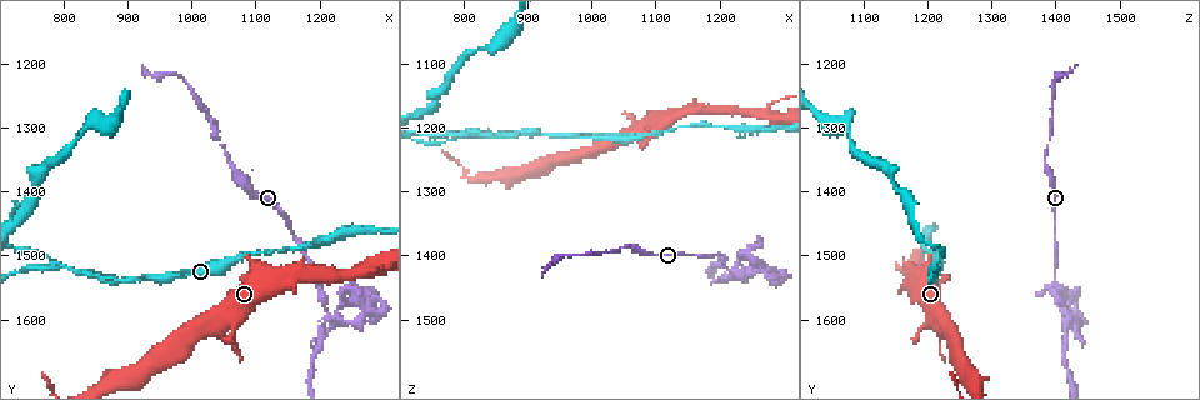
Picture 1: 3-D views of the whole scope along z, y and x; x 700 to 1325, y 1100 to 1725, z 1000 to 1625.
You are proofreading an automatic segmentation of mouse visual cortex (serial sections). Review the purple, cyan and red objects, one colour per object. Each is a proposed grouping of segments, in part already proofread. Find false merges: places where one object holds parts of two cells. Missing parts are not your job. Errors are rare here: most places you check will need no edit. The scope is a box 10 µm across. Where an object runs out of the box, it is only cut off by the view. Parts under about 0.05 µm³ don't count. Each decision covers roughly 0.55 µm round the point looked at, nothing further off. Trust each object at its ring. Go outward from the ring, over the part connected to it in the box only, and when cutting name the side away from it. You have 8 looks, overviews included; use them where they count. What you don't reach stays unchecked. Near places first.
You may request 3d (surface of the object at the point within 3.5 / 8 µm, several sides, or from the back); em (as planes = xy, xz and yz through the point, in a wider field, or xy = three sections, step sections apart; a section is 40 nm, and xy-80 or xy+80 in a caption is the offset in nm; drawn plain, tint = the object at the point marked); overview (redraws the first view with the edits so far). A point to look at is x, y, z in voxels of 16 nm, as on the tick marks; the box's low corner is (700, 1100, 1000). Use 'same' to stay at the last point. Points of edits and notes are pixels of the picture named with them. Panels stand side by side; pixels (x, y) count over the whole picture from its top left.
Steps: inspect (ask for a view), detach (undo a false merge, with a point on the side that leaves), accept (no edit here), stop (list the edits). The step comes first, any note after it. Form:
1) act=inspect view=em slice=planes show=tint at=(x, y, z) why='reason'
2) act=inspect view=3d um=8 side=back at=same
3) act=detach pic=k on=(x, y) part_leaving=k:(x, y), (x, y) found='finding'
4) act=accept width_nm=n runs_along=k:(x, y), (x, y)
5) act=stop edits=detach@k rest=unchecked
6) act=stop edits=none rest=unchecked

act=inspect view=3d um=3.5 at=(1270, 1525, 1180) why='small branch off a trunk'

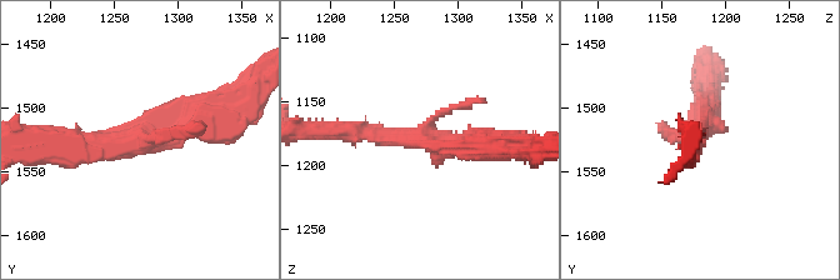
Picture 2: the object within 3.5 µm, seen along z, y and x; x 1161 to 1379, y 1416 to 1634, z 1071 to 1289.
act=inspect view=em slice=xy step=3 show=tint at=(1272, 1522, 1180) arms=3 arm_widths_nm=100,250,300

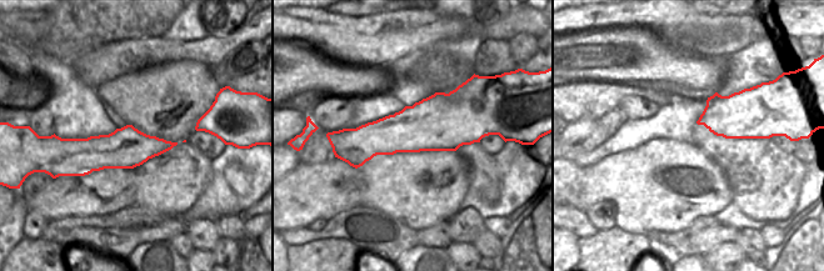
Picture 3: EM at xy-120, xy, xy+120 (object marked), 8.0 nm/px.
act=accept runs_along=2:(65, 139), (206, 135) found='one cell here'

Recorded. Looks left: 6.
act=inspect view=3d um=3.5 at=(1080, 1500, 1210) why='thick turns thin'

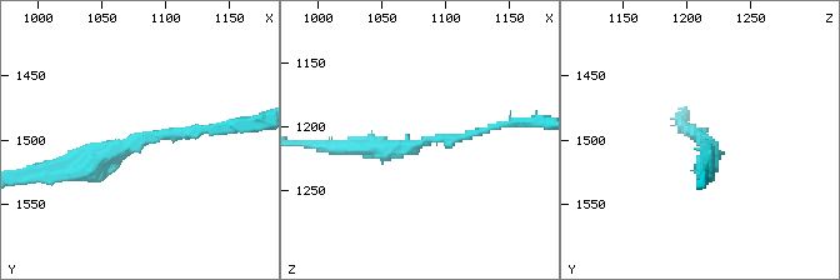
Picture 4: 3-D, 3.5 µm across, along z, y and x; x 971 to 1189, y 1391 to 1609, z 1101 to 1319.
act=inspect view=em slice=xy step=2 show=tint at=(1076, 1502, 1214) arm_widths_nm=100,250

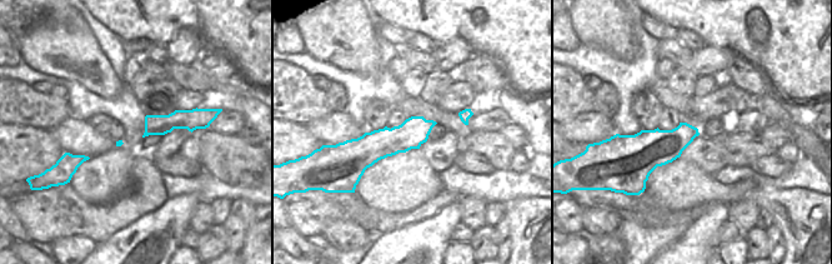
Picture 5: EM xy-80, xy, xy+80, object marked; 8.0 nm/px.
act=accept width_nm=240 runs_along=4:(63, 171), (146, 136), (215, 125) found='all the same cell'

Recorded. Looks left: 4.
act=inspect view=em slice=planes show=tint at=(1215, 1590, 1420) why='branch point'

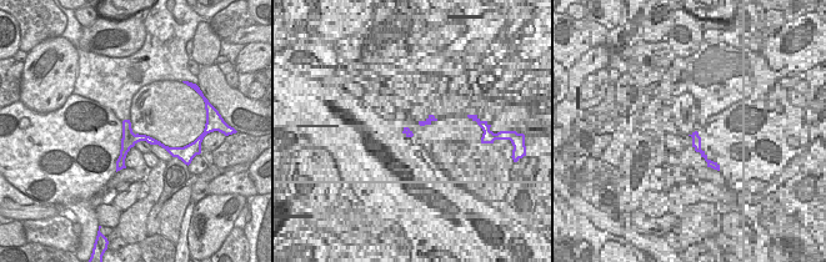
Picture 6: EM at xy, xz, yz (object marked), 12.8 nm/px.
act=inspect view=3d um=3.5 at=same why='see where the arms go'

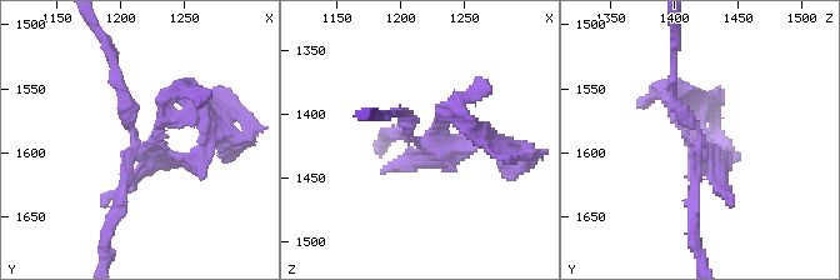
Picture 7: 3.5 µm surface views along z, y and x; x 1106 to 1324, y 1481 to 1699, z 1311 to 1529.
act=detach pic=7 on=(165, 116) part_leaving=7:(143, 148), (196, 159), (220, 136), (211, 114) found='a second cell is stuck on'

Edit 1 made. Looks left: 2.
act=inspect view=3d um=3.5 at=(800, 1515, 1210) why='thin neck'

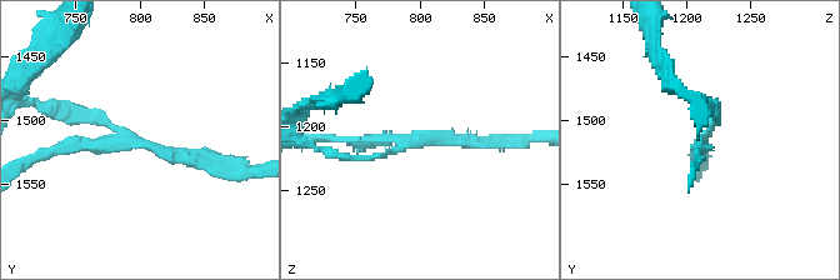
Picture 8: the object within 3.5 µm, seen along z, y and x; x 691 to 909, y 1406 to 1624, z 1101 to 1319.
act=detach pic=8 on=(74, 119) arm_widths_nm=100,150,150 found='a second cell is stuck on'

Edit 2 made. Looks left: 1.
act=stop edits=detach@7,detach@8 rest=unchecked

